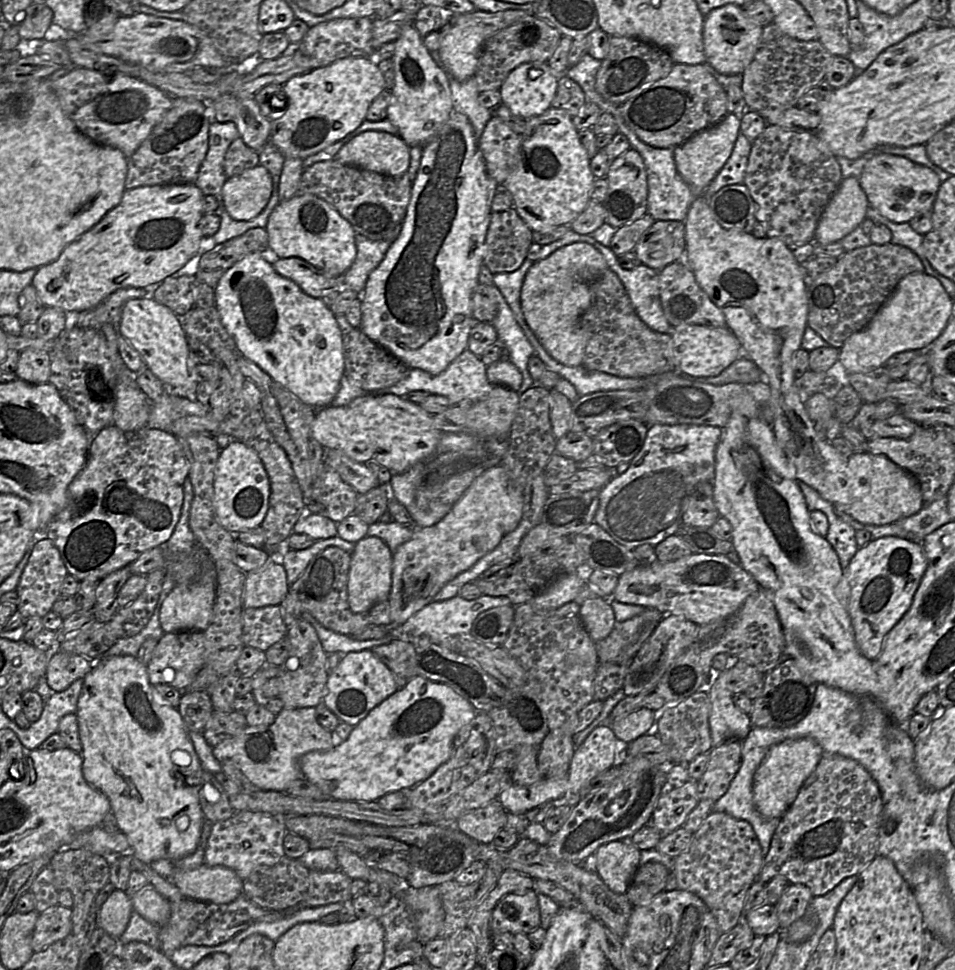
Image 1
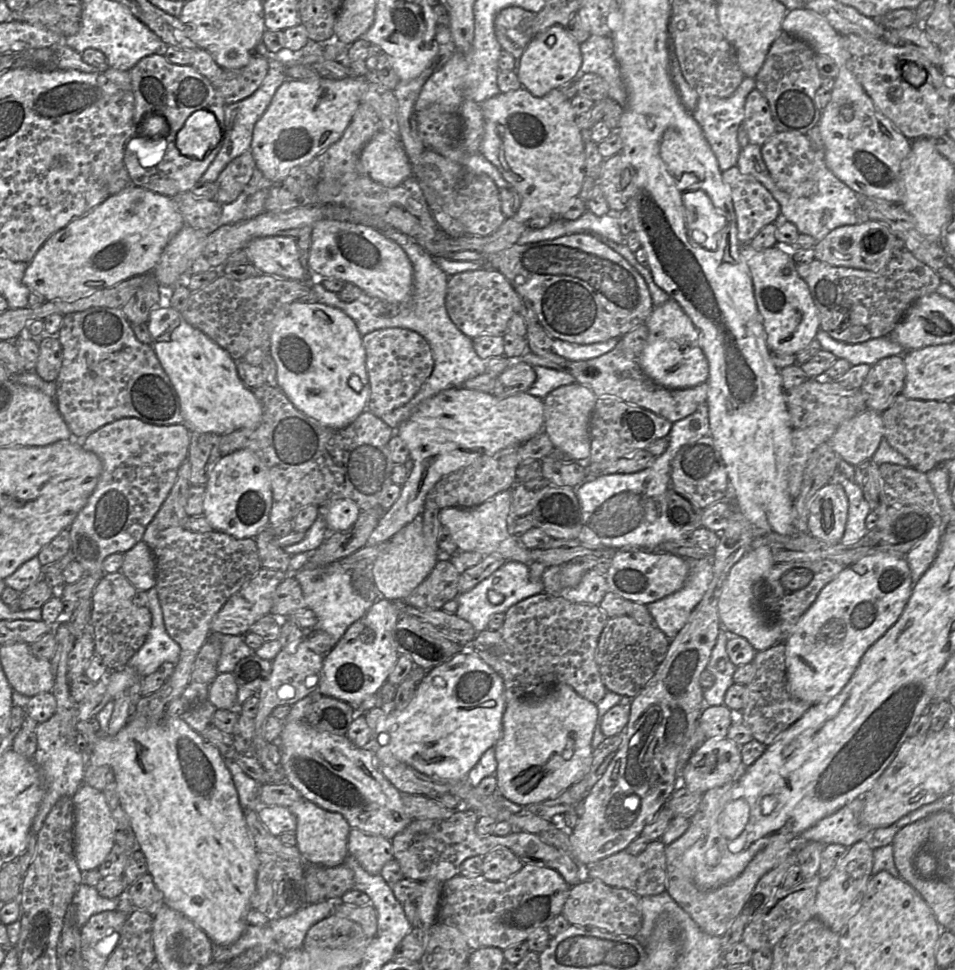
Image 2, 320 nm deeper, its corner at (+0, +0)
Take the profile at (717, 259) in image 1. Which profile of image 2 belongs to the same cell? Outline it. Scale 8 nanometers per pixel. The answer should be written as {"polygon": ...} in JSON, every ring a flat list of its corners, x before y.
{"polygon":[[745,243,741,245,740,254,752,278,756,305,764,319,769,349,787,354,797,354,805,349,820,329,819,312,807,283,796,270,791,252,778,247,756,250]]}

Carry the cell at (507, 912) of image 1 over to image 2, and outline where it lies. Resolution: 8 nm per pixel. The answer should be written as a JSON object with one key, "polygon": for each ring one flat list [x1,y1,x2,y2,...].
{"polygon":[[523,864,513,876,500,881,487,880,482,874,476,877,457,875,442,884,438,909,438,921,456,927,465,937,472,951,482,947,497,947,502,950,526,941,537,929,547,925,562,913,571,886,554,869]]}

